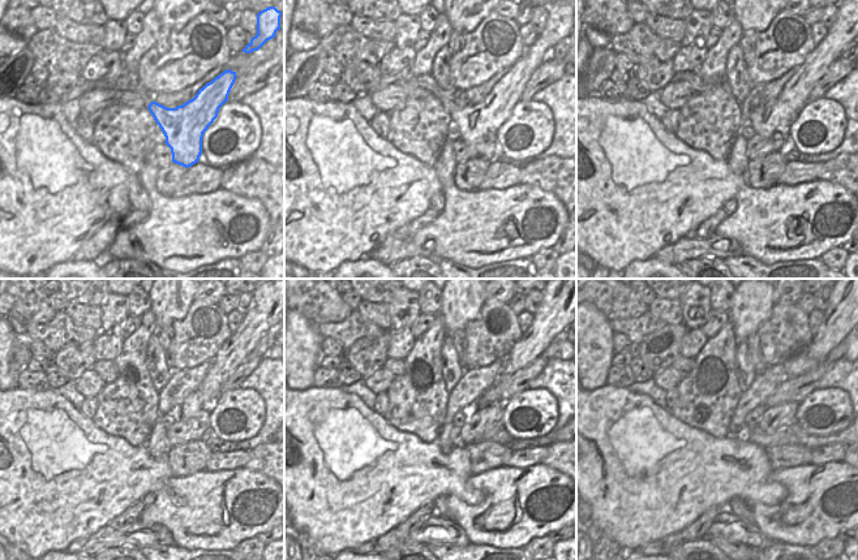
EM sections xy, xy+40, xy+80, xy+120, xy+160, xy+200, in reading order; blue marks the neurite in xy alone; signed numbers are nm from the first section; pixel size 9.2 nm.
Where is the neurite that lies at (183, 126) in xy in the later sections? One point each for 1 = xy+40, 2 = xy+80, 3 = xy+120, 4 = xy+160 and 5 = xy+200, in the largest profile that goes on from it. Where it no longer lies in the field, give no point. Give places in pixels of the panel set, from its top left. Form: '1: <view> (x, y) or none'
1: xy+40 (479, 124)
2: xy+80 (777, 116)
3: xy+120 (257, 321)
4: xy+160 (549, 319)
5: xy+200 (841, 317)

